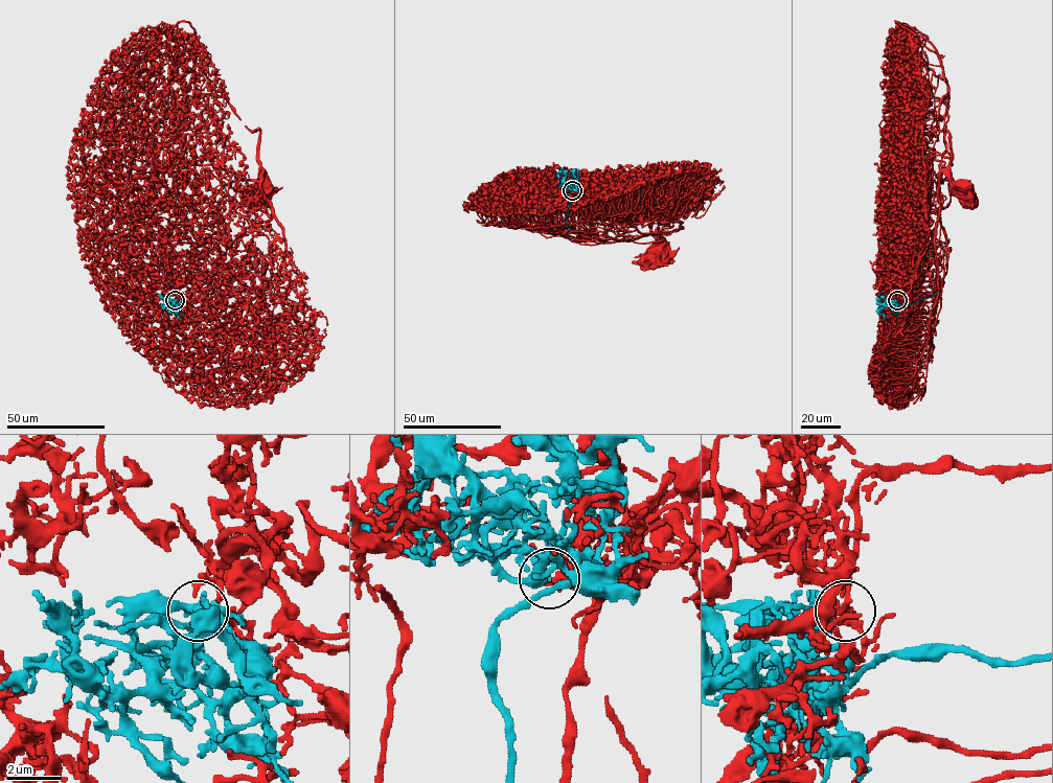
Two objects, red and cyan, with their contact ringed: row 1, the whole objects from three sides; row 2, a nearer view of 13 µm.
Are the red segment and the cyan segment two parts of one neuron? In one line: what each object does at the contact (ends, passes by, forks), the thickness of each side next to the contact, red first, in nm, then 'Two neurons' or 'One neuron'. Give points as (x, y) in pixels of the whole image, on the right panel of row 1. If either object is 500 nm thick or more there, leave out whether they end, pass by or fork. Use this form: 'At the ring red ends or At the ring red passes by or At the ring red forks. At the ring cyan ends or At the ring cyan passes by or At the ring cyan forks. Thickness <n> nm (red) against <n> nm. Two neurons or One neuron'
At the ring red forks. At the ring cyan forks. Thickness 160 nm (red) against 150 nm. One neuron

